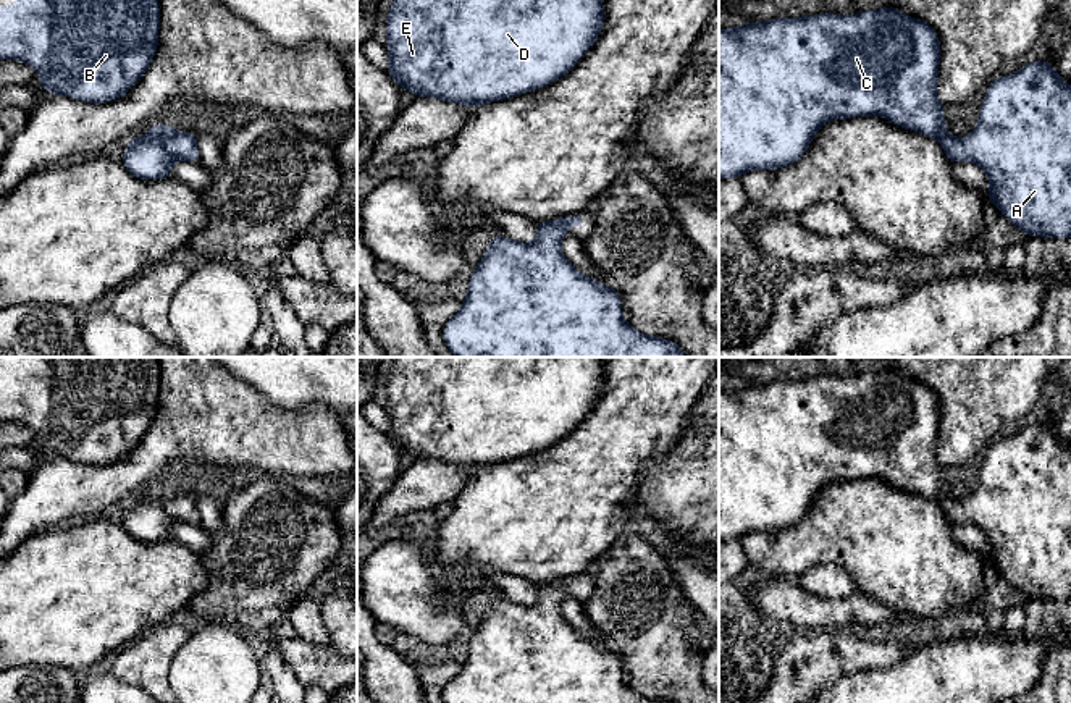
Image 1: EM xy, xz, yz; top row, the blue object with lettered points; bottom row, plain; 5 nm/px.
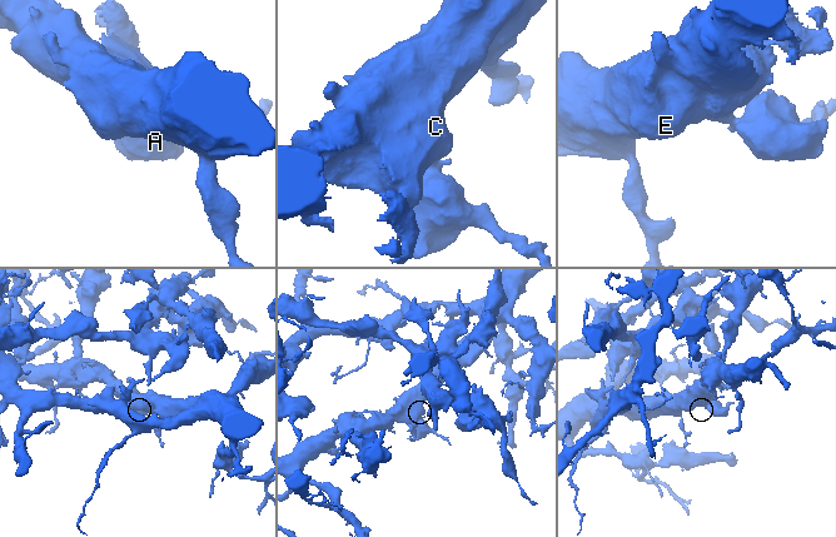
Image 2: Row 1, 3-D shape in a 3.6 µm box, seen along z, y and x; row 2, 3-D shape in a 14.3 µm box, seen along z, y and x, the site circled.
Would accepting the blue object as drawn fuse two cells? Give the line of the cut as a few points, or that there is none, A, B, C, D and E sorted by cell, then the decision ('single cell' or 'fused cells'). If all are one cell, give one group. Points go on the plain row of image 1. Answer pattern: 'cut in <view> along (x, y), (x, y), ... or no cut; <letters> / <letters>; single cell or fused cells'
no cut; A B C D E; single cell

